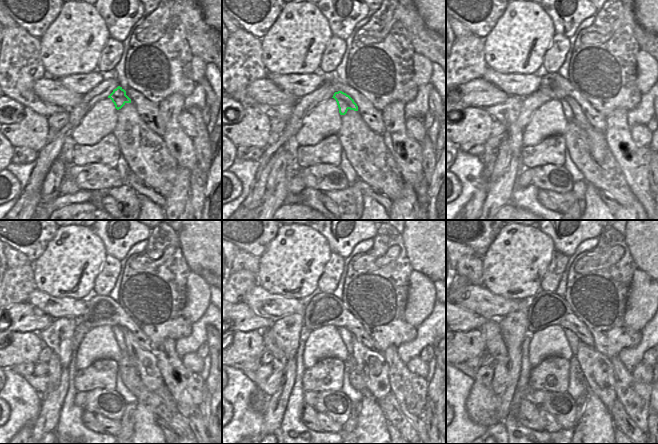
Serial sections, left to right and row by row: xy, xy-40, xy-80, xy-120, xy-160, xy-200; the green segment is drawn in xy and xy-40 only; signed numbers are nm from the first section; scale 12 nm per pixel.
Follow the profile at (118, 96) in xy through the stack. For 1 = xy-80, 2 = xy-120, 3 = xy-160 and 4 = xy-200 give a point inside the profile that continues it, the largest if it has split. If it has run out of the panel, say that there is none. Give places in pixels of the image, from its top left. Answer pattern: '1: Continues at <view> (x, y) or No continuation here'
1: Continues at xy-80 (571, 109)
2: Continues at xy-120 (145, 361)
3: Continues at xy-160 (371, 365)
4: Continues at xy-200 (597, 369)

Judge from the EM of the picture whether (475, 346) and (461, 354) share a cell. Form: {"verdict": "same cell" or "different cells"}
{"verdict": "same cell"}

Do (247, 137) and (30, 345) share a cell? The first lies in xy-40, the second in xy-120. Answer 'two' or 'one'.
one

